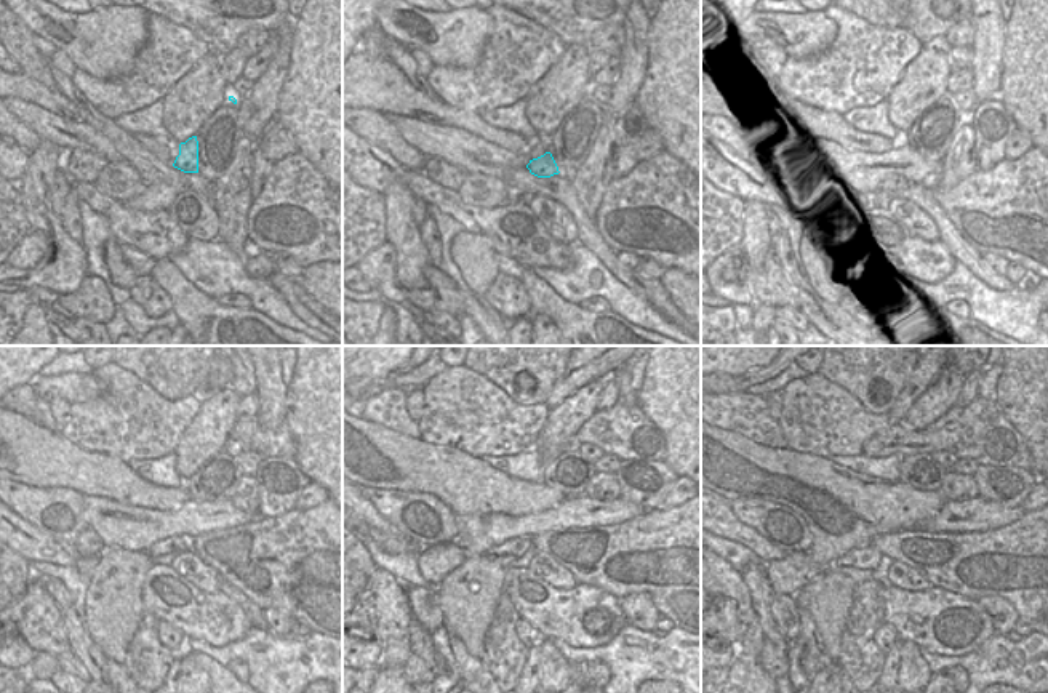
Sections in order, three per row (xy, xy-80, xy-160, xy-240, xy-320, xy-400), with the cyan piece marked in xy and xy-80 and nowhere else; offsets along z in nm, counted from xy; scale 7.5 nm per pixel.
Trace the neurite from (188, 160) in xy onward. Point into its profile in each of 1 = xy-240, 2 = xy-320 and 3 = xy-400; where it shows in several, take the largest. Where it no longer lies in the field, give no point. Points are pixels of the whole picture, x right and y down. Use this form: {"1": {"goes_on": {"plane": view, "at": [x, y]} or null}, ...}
{"1": {"goes_on": {"plane": "xy-240", "at": [173, 543]}}, "2": {"goes_on": {"plane": "xy-320", "at": [516, 548]}}, "3": {"goes_on": {"plane": "xy-400", "at": [866, 557]}}}

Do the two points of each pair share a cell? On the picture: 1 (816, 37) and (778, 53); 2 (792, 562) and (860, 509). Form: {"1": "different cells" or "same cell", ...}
{"1": "different cells", "2": "different cells"}

